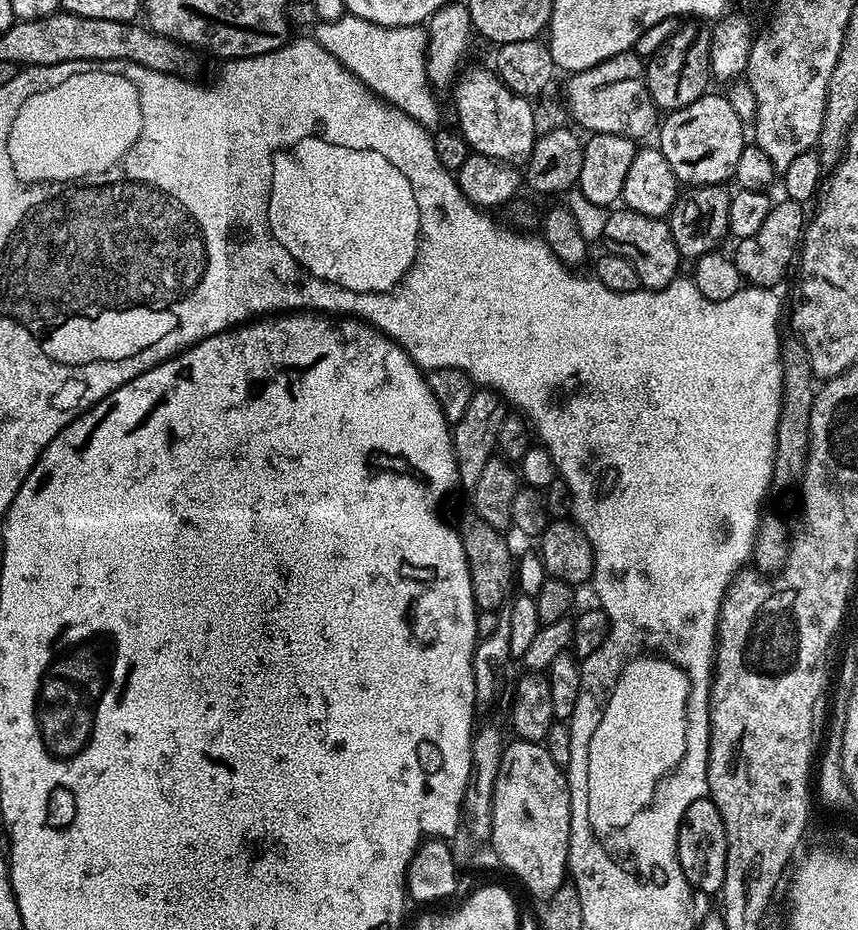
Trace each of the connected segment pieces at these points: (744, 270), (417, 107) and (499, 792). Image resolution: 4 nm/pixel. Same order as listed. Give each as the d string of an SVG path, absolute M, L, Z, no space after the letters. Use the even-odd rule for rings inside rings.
M787 198L777 201L766 216L762 227L750 238L744 238L735 243L732 257L741 277L753 287L771 288L777 287L777 283L785 276L788 266L795 261L799 246L803 239L806 227L805 207L796 200Z
M349 12L338 20L320 22L315 26L312 38L385 103L402 110L428 131L434 132L441 127L442 114L428 76L428 34L425 27L414 24L386 27Z
M513 739L502 754L501 769L493 792L493 828L490 848L496 852L501 865L505 864L532 896L553 896L566 883L568 876L568 839L572 831L572 807L565 769L554 762L543 743Z

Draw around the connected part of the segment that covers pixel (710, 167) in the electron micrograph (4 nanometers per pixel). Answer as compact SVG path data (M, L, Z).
M702 95L690 102L690 106L667 113L658 128L660 153L666 162L670 162L670 170L674 170L677 181L684 186L731 181L735 177L738 158L746 143L746 125L735 114L727 95L712 95Z

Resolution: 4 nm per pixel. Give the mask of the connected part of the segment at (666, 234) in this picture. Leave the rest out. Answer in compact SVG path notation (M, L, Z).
M620 206L604 220L604 240L607 251L616 252L626 258L638 270L640 287L644 290L665 288L671 280L681 275L682 257L678 246L674 246L674 234L670 234L667 219L658 216L638 214L634 210Z

